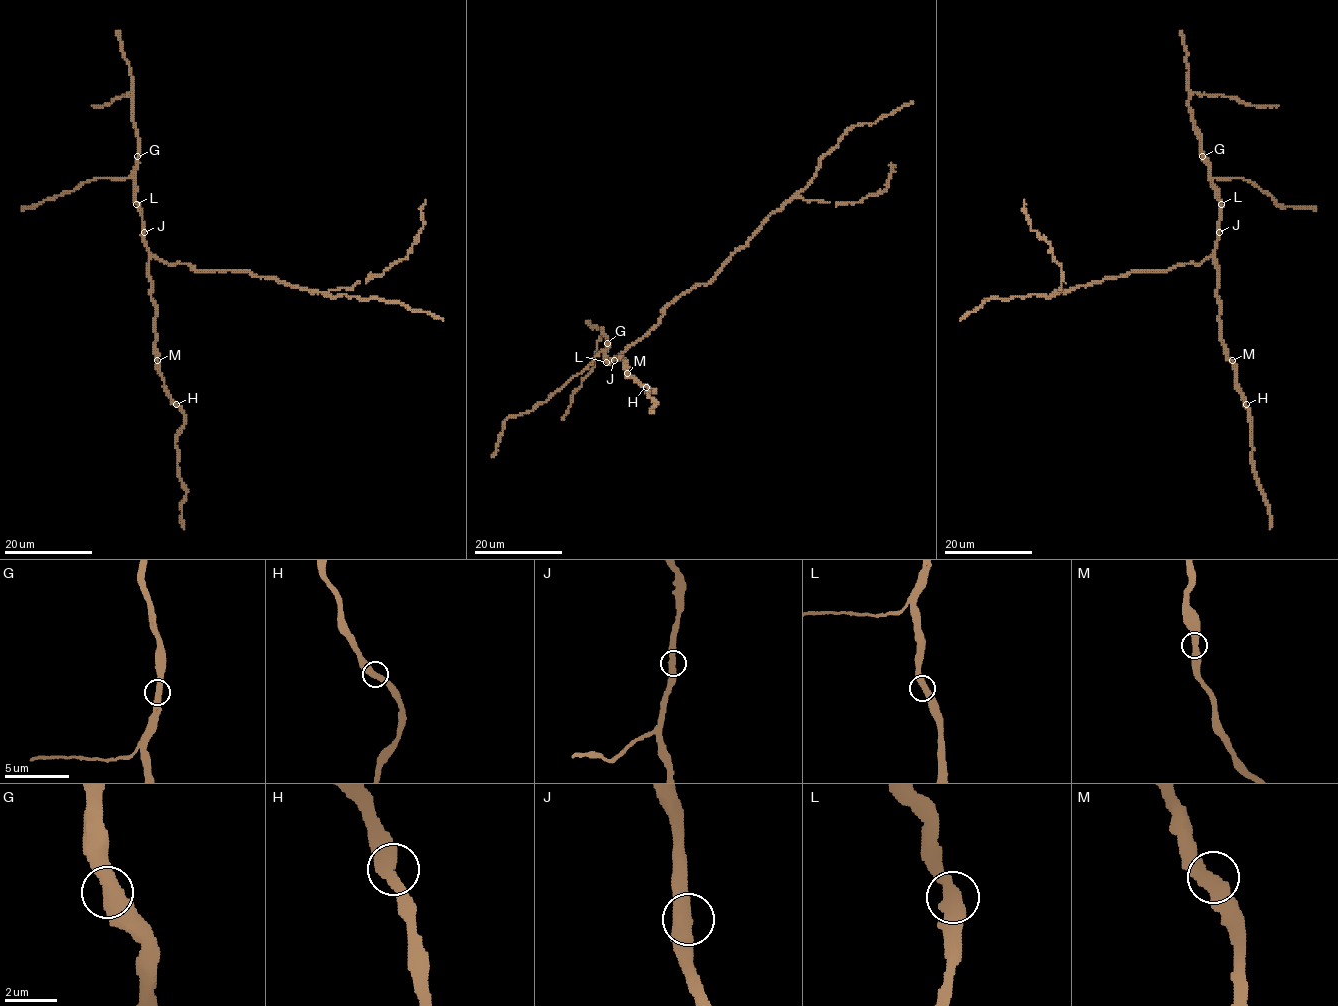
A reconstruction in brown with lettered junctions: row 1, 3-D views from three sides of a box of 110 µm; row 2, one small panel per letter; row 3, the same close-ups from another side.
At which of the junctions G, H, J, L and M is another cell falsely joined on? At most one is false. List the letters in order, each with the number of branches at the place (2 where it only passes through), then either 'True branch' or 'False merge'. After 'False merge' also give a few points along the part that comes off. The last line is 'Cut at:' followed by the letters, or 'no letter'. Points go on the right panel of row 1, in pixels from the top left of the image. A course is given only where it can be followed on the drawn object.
G: Branches: 2. True branch
H: Branches: 2. True branch
J: Branches: 2. True branch
L: Branches: 2. True branch
M: Branches: 2. True branch
Cut at: no letter

